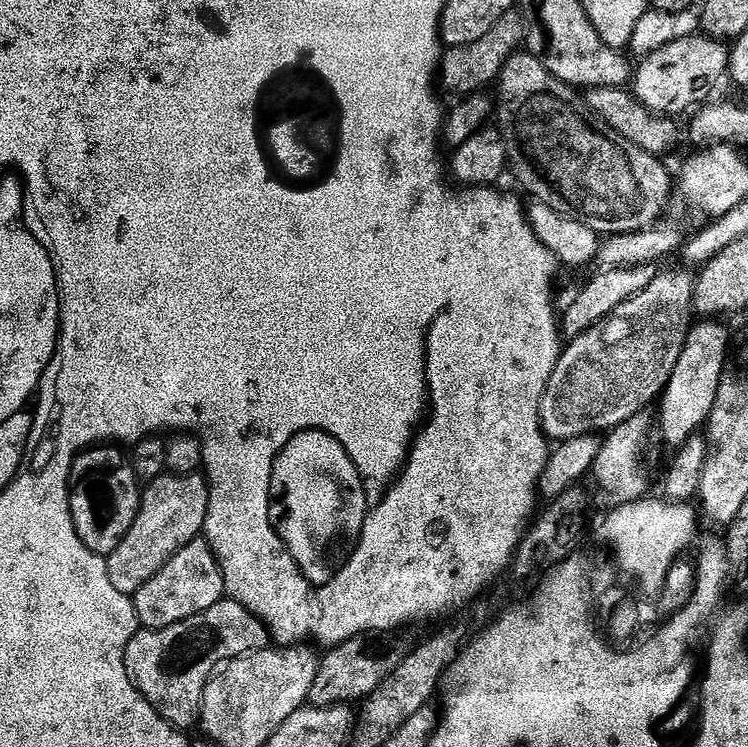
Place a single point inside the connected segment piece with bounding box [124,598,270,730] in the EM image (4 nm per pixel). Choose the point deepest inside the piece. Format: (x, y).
(171, 666)

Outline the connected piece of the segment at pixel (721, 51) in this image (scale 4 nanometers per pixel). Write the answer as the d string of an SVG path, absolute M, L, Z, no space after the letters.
M705 34L682 38L639 61L640 68L638 64L634 72L634 84L636 80L634 95L655 116L680 118L687 108L697 107L695 99L698 96L698 80L706 84L704 80L708 76L716 76L723 81L728 72L729 59L729 49L717 39L712 39Z

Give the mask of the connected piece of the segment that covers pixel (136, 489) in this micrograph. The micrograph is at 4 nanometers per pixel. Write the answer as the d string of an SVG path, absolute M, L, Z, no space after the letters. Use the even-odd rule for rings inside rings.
M110 448L102 450L102 454L86 454L82 458L82 462L72 467L72 473L68 479L68 501L70 502L70 514L74 518L74 530L78 530L78 538L82 538L82 542L86 547L99 556L108 557L114 550L118 550L118 546L122 542L122 538L126 538L126 534L130 534L130 526L134 526L134 518L140 509L140 497L142 495L142 481L134 474L131 459L127 455L122 454L120 448ZM118 464L118 482L120 478L124 478L124 474L128 474L128 508L118 508L118 514L112 516L102 516L96 518L98 514L94 514L92 510L92 500L88 498L88 494L84 492L82 486L82 474L86 470L98 468L98 466L116 466Z

